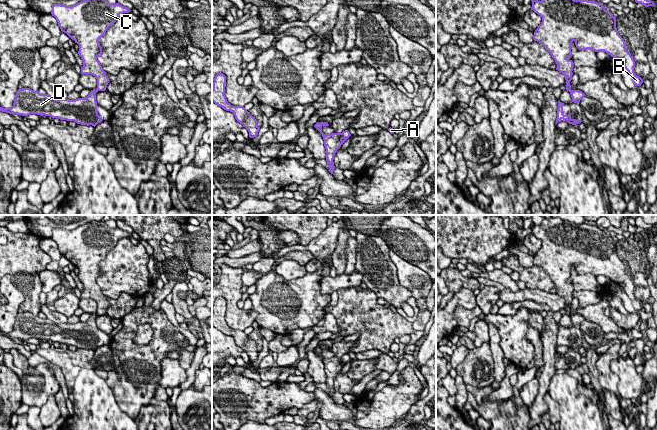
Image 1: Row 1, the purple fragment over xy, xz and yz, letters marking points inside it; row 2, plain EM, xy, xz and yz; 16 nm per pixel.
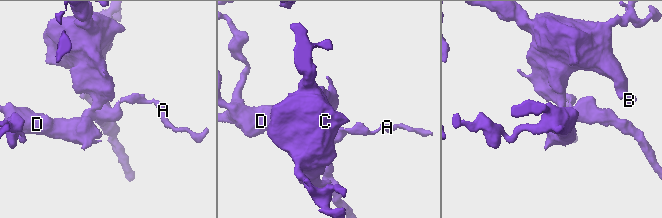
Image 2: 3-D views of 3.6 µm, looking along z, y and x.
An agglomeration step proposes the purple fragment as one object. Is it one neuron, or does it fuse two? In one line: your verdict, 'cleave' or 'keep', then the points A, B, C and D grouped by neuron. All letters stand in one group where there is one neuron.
cleave; A D / B C

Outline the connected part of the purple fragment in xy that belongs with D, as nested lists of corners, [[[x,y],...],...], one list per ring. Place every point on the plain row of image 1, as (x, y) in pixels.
[[[22,312],[16,316],[13,330],[11,332],[0,331],[0,335],[22,340],[30,338],[51,340],[95,351],[103,344],[97,336],[97,316],[97,313],[93,313],[86,322],[57,324],[48,318],[40,318],[30,312]]]

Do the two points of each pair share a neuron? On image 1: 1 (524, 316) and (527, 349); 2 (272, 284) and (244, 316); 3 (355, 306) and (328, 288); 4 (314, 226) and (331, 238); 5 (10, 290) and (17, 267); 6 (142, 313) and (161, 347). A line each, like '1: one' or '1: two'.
1: one
2: two
3: two
4: two
5: two
6: one

